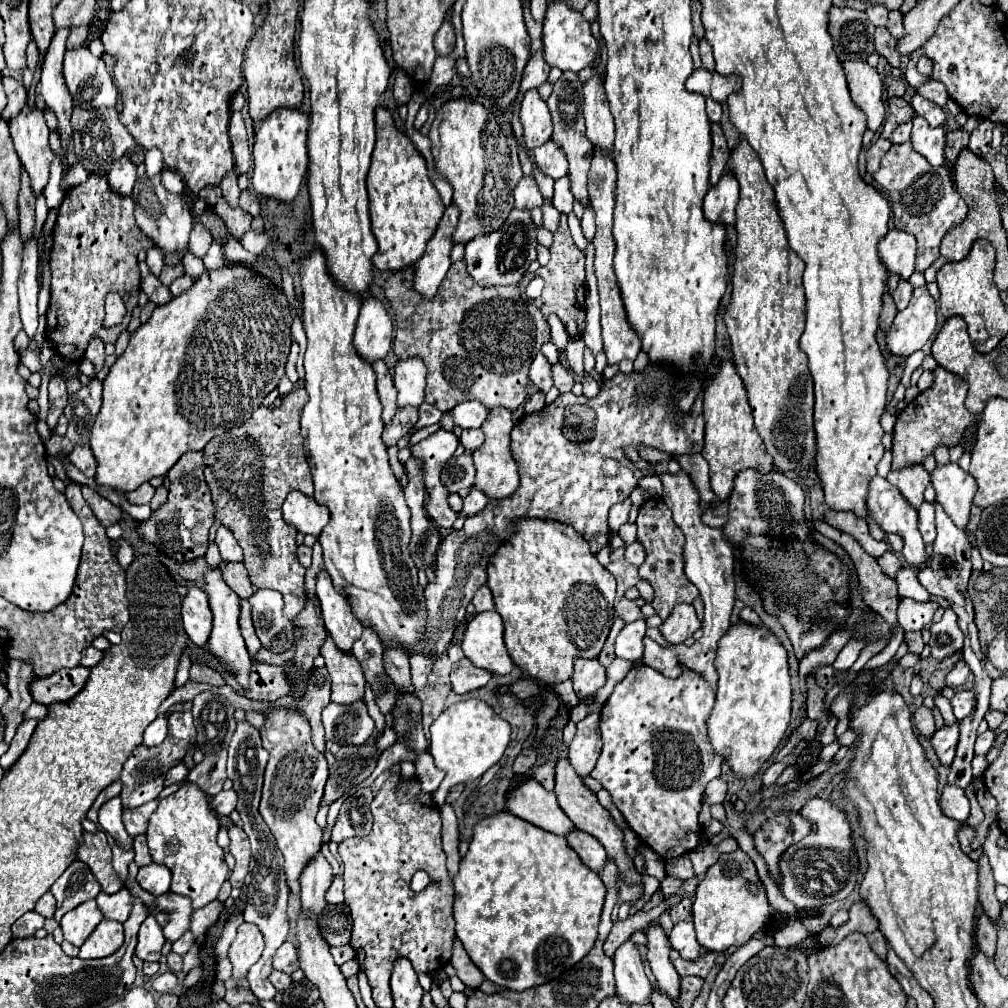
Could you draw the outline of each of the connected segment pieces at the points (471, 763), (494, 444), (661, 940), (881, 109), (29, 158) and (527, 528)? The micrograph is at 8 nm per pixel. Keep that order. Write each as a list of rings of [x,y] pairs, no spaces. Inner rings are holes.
[[[470,698],[446,708],[430,726],[430,754],[436,766],[446,772],[440,788],[432,794],[434,802],[442,806],[452,786],[472,782],[488,768],[498,764],[510,742],[510,734],[512,726],[500,718],[484,700]]]
[[[498,406],[498,408],[492,408],[486,422],[482,424],[482,432],[486,436],[484,444],[474,450],[474,468],[476,468],[476,488],[480,488],[484,494],[488,494],[490,498],[506,498],[510,496],[518,484],[520,484],[520,478],[518,478],[518,468],[516,468],[516,462],[510,454],[510,430],[514,426],[514,420],[512,420],[512,412],[504,406]]]
[[[652,924],[646,928],[646,956],[648,956],[648,964],[652,968],[652,974],[658,980],[658,990],[662,994],[666,994],[672,1002],[678,1000],[680,996],[680,974],[676,972],[672,960],[670,960],[670,952],[672,946],[668,942],[668,936],[664,934],[664,930],[658,924]]]
[[[844,62],[844,72],[850,88],[850,96],[856,102],[860,110],[866,112],[868,116],[868,130],[878,132],[884,116],[886,116],[886,106],[884,106],[884,82],[876,68],[872,68],[866,62]]]
[[[24,104],[18,116],[10,122],[10,134],[16,146],[16,152],[24,164],[24,170],[30,174],[32,188],[36,196],[48,184],[50,162],[54,160],[54,152],[48,144],[48,126],[44,120],[44,112],[38,106]]]
[[[542,518],[514,520],[512,536],[488,562],[488,586],[494,594],[496,612],[504,618],[504,642],[520,666],[542,684],[558,684],[572,676],[574,656],[596,658],[614,624],[616,578],[596,560],[588,542],[568,524]]]

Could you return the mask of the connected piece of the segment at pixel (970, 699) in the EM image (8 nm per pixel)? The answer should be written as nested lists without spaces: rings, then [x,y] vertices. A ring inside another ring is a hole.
[[[958,690],[956,696],[950,700],[952,702],[952,708],[954,708],[954,716],[958,720],[966,718],[974,706],[976,706],[976,692],[974,690]]]

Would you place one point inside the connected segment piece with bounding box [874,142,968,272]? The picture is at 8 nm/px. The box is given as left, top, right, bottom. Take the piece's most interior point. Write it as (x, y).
(924, 201)

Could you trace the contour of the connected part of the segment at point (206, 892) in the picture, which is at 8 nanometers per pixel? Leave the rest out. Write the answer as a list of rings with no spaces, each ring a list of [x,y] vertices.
[[[184,782],[178,792],[162,798],[148,824],[148,846],[152,860],[164,864],[172,872],[170,890],[192,900],[192,908],[200,908],[218,896],[220,886],[230,874],[230,868],[224,860],[224,850],[218,846],[216,836],[220,822],[212,812],[206,794],[194,784]]]

